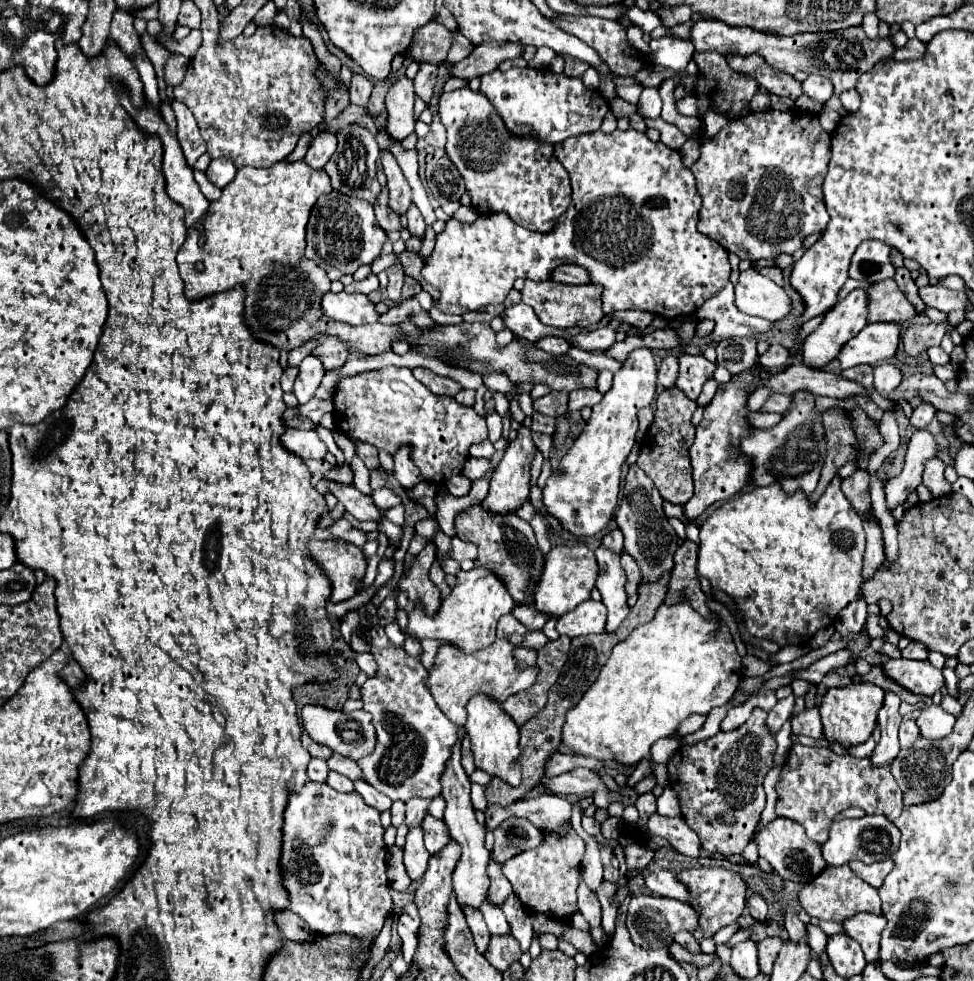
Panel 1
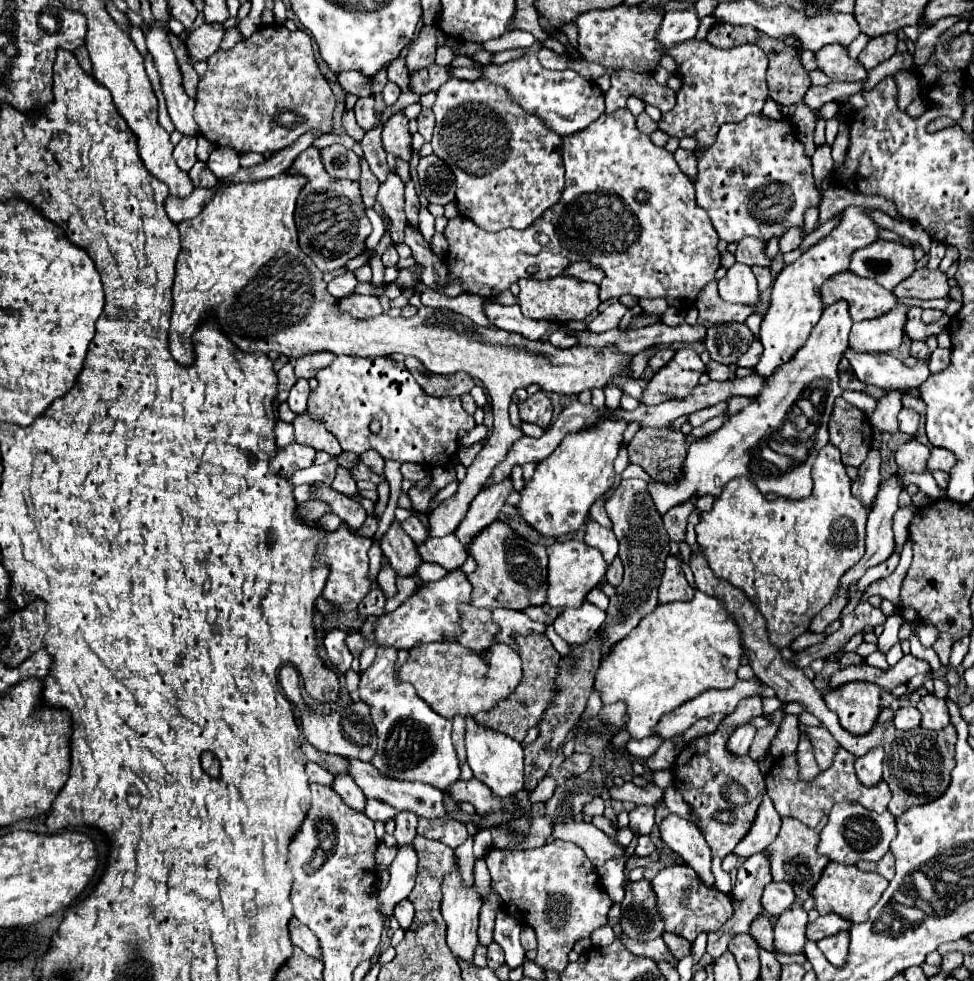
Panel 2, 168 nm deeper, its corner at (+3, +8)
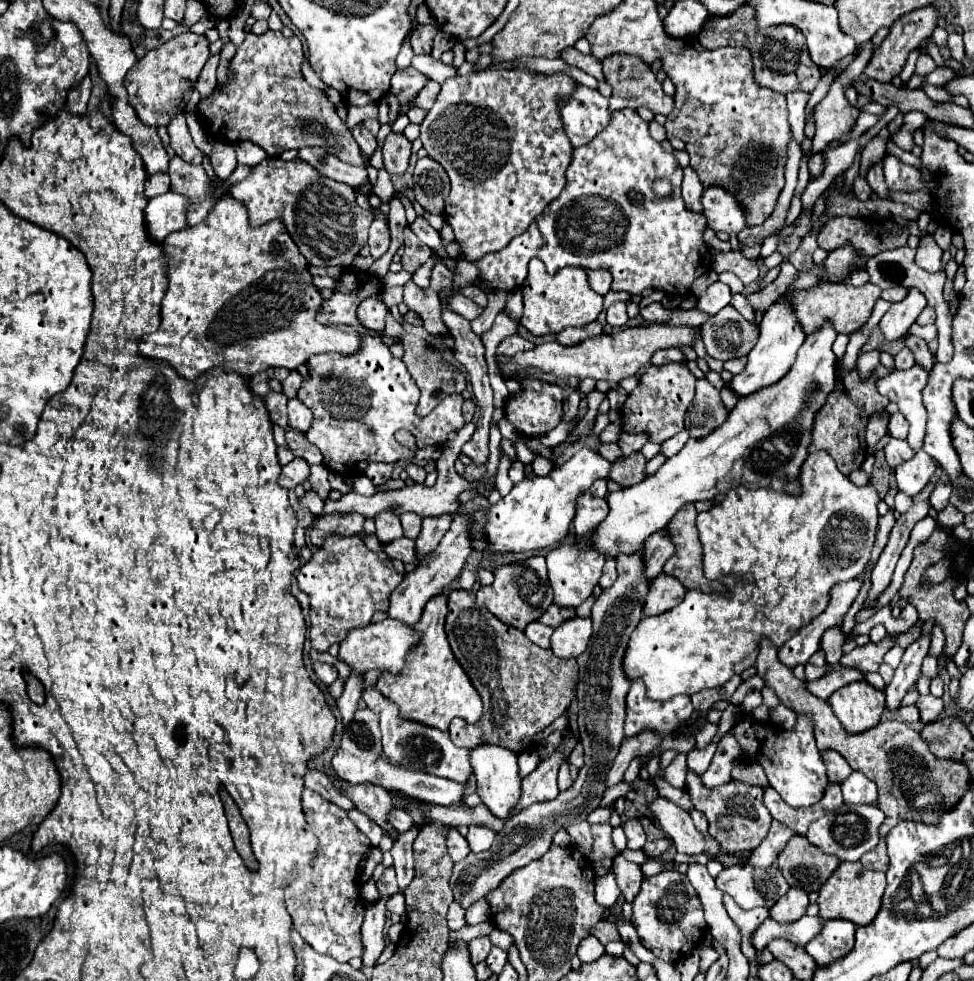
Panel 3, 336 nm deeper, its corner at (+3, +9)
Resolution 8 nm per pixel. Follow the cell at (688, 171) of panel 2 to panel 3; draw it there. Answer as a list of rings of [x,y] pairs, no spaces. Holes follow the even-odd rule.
[[[686,166],[684,168],[684,180],[682,180],[682,198],[688,206],[688,210],[702,212],[700,196],[702,196],[702,182],[700,182],[698,174],[692,170],[692,166]]]

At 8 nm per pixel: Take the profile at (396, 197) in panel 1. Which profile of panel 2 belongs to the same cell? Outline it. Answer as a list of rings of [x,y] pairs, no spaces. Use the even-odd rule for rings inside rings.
[[[390,173],[386,183],[380,185],[378,191],[378,203],[382,205],[384,213],[390,217],[390,237],[396,245],[404,243],[404,227],[406,227],[406,215],[404,215],[404,183],[396,173]]]

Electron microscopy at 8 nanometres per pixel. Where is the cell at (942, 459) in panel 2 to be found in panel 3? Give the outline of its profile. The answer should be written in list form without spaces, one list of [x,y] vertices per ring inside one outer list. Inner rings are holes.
[[[918,450],[912,460],[898,466],[896,470],[898,490],[908,496],[916,496],[920,490],[924,490],[924,486],[928,486],[932,474],[936,472],[936,466],[938,462],[930,454]]]

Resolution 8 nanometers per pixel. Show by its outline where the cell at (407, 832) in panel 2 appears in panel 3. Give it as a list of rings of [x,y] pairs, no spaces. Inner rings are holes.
[[[414,824],[412,830],[400,832],[400,838],[396,838],[394,846],[392,846],[392,856],[394,856],[394,868],[396,868],[396,876],[398,876],[398,890],[404,892],[404,888],[412,882],[414,878],[414,862],[412,862],[412,842],[418,834],[418,826]]]

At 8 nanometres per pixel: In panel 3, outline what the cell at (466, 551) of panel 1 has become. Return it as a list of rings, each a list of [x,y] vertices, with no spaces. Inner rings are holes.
[[[398,538],[398,540],[390,542],[390,544],[386,544],[384,550],[386,550],[386,554],[390,558],[400,558],[402,562],[410,562],[410,564],[420,562],[420,558],[416,554],[416,544],[410,538]]]

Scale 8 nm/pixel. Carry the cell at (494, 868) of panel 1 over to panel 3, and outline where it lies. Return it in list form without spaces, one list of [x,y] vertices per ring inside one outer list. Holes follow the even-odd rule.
[[[478,936],[478,938],[470,940],[468,948],[470,948],[470,958],[472,958],[472,964],[478,964],[478,962],[486,960],[488,950],[492,948],[492,944],[490,944],[490,936]]]

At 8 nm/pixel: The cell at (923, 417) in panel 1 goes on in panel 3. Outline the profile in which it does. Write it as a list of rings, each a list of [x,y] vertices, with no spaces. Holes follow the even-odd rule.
[[[896,412],[896,414],[890,416],[888,432],[890,432],[894,438],[906,438],[906,436],[908,436],[908,420],[904,418],[904,414]]]

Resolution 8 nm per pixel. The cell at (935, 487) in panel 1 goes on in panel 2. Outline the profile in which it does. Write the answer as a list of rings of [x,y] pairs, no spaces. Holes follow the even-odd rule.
[[[912,439],[912,441],[908,441],[896,449],[894,459],[896,459],[896,465],[902,469],[908,469],[914,473],[926,473],[924,463],[928,459],[928,451],[930,451],[930,447]]]

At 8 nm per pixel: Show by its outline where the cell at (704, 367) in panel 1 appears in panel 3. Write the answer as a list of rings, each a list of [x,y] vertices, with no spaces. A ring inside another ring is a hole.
[[[688,362],[678,364],[664,364],[664,366],[650,366],[636,390],[628,394],[620,414],[624,412],[624,420],[628,422],[628,432],[648,432],[652,442],[664,442],[678,434],[684,428],[684,414],[692,404],[696,390],[696,376],[690,372]]]

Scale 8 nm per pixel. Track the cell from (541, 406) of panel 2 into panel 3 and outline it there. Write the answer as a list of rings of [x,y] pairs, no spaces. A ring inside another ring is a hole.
[[[532,376],[522,384],[524,392],[506,400],[506,418],[526,436],[544,436],[560,424],[564,392],[560,386]]]

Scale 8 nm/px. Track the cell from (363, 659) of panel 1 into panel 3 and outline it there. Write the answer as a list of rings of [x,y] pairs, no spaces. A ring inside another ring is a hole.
[[[384,618],[382,622],[368,624],[364,628],[352,628],[346,640],[340,642],[340,658],[360,672],[380,668],[396,674],[400,668],[404,668],[406,654],[420,642],[420,638],[422,638],[422,632],[418,632],[414,626],[408,626],[406,622],[394,620],[394,618]]]

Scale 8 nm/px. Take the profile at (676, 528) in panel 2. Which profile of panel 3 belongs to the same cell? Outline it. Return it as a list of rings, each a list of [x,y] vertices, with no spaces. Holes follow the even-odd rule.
[[[660,530],[652,534],[652,538],[646,538],[646,554],[644,554],[644,564],[646,564],[646,576],[648,580],[656,578],[656,574],[662,572],[664,562],[674,554],[674,542],[668,538],[668,530]]]

